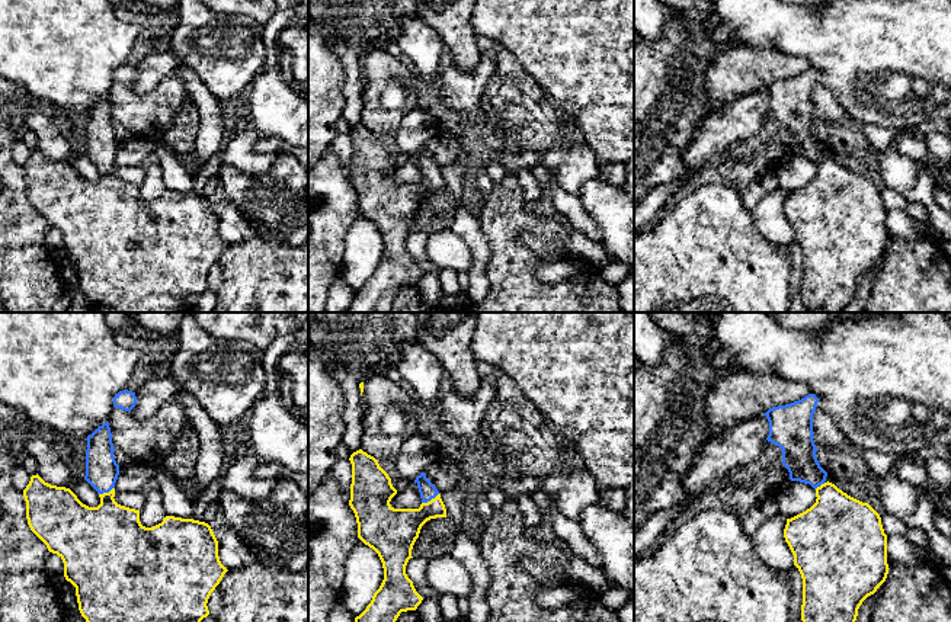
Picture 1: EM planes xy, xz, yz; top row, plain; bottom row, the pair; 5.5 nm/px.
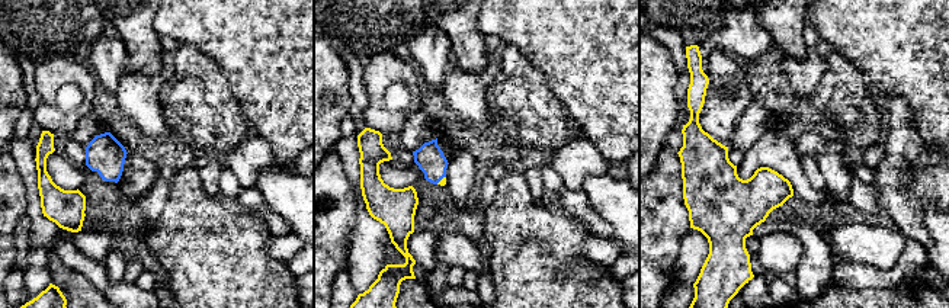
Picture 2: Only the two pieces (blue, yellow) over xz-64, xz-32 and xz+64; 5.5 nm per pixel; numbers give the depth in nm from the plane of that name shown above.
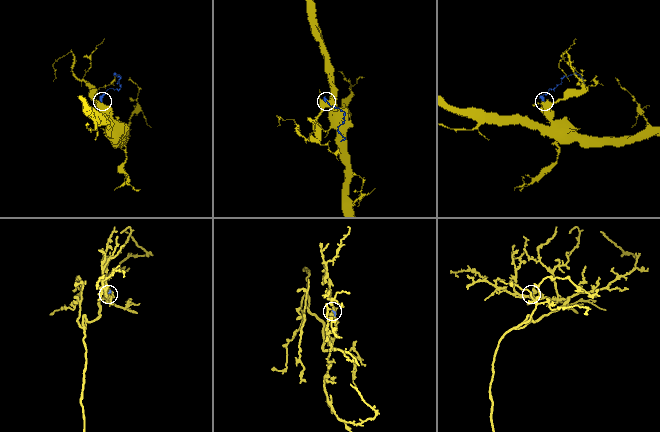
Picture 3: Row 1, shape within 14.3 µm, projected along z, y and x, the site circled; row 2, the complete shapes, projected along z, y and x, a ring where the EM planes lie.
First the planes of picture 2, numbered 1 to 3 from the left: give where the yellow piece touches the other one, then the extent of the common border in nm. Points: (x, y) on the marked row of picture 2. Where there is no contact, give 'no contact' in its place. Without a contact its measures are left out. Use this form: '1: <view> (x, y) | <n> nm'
1: no contact
2: xz-32 (441, 179) | 70 nm
3: no contact

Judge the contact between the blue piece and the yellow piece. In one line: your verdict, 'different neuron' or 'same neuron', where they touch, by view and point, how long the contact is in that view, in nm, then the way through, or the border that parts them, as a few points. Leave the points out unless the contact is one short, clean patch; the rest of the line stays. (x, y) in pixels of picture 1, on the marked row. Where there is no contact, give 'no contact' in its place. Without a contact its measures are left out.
same neuron; meets blue in xz at (431, 499); contact 120 nm long; runs through xz (428, 491), (431, 499), (416, 518), (397, 529)

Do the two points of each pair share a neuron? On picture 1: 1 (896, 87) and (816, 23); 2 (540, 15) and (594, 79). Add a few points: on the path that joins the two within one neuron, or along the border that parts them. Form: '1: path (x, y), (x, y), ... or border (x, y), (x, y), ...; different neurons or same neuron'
1: path (876, 67), (852, 44), (836, 42); same neuron
2: path (556, 31), (588, 63); same neuron

